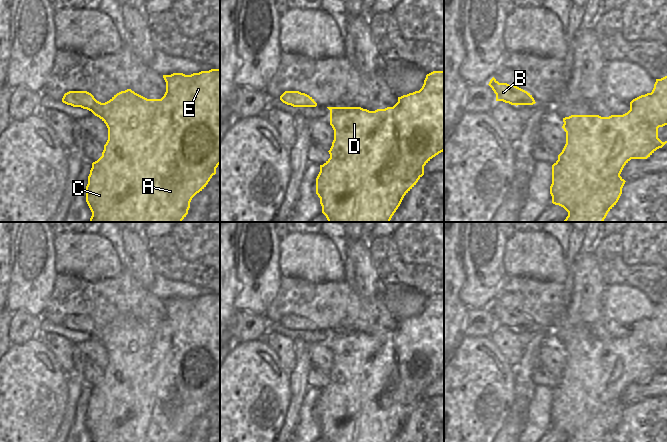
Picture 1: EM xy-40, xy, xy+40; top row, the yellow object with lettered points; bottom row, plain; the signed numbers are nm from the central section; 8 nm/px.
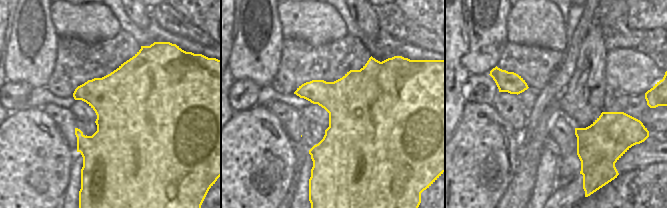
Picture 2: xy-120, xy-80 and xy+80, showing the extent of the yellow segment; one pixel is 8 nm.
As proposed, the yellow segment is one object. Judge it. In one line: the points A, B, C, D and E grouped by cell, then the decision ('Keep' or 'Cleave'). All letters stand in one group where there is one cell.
Groups: A B C D E. Keep.

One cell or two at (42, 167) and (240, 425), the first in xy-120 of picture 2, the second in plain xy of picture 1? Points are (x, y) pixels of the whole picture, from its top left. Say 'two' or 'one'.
one

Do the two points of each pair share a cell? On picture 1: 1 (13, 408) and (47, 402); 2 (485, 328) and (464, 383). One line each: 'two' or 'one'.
1: one
2: two

